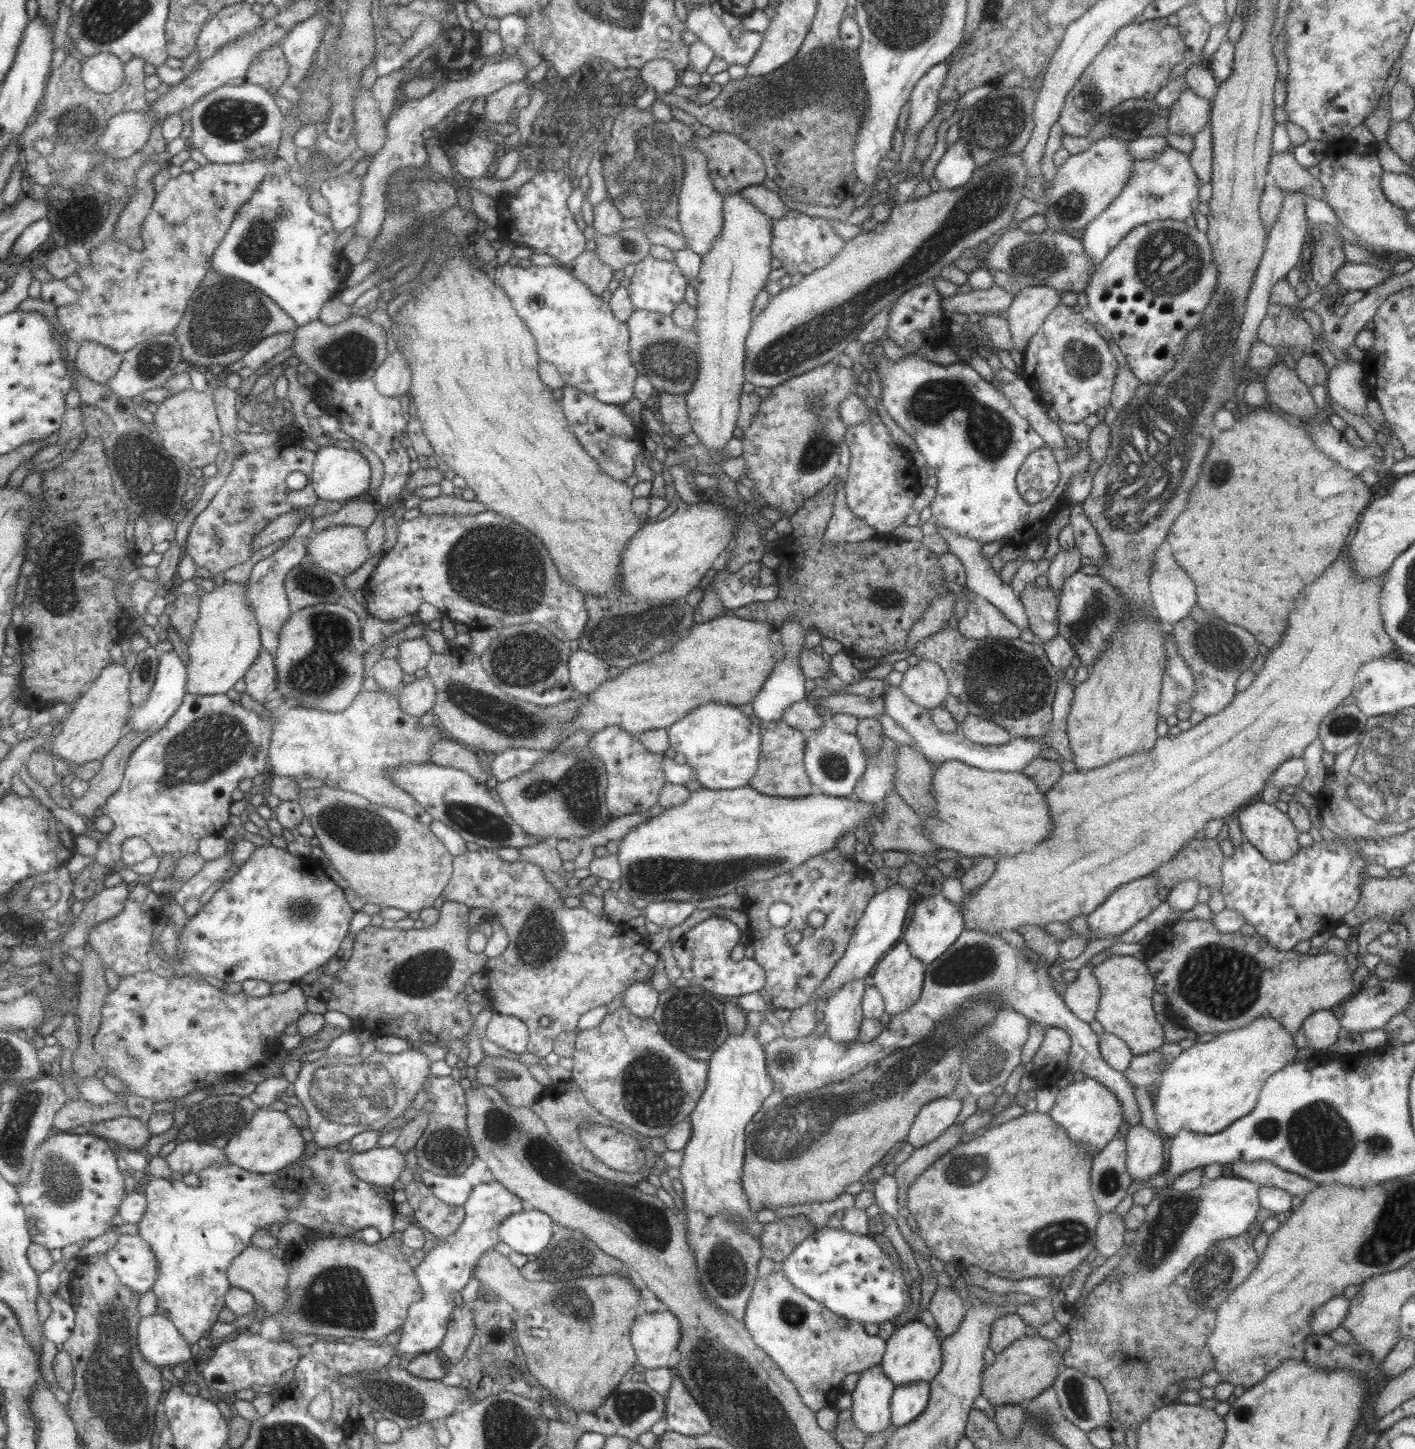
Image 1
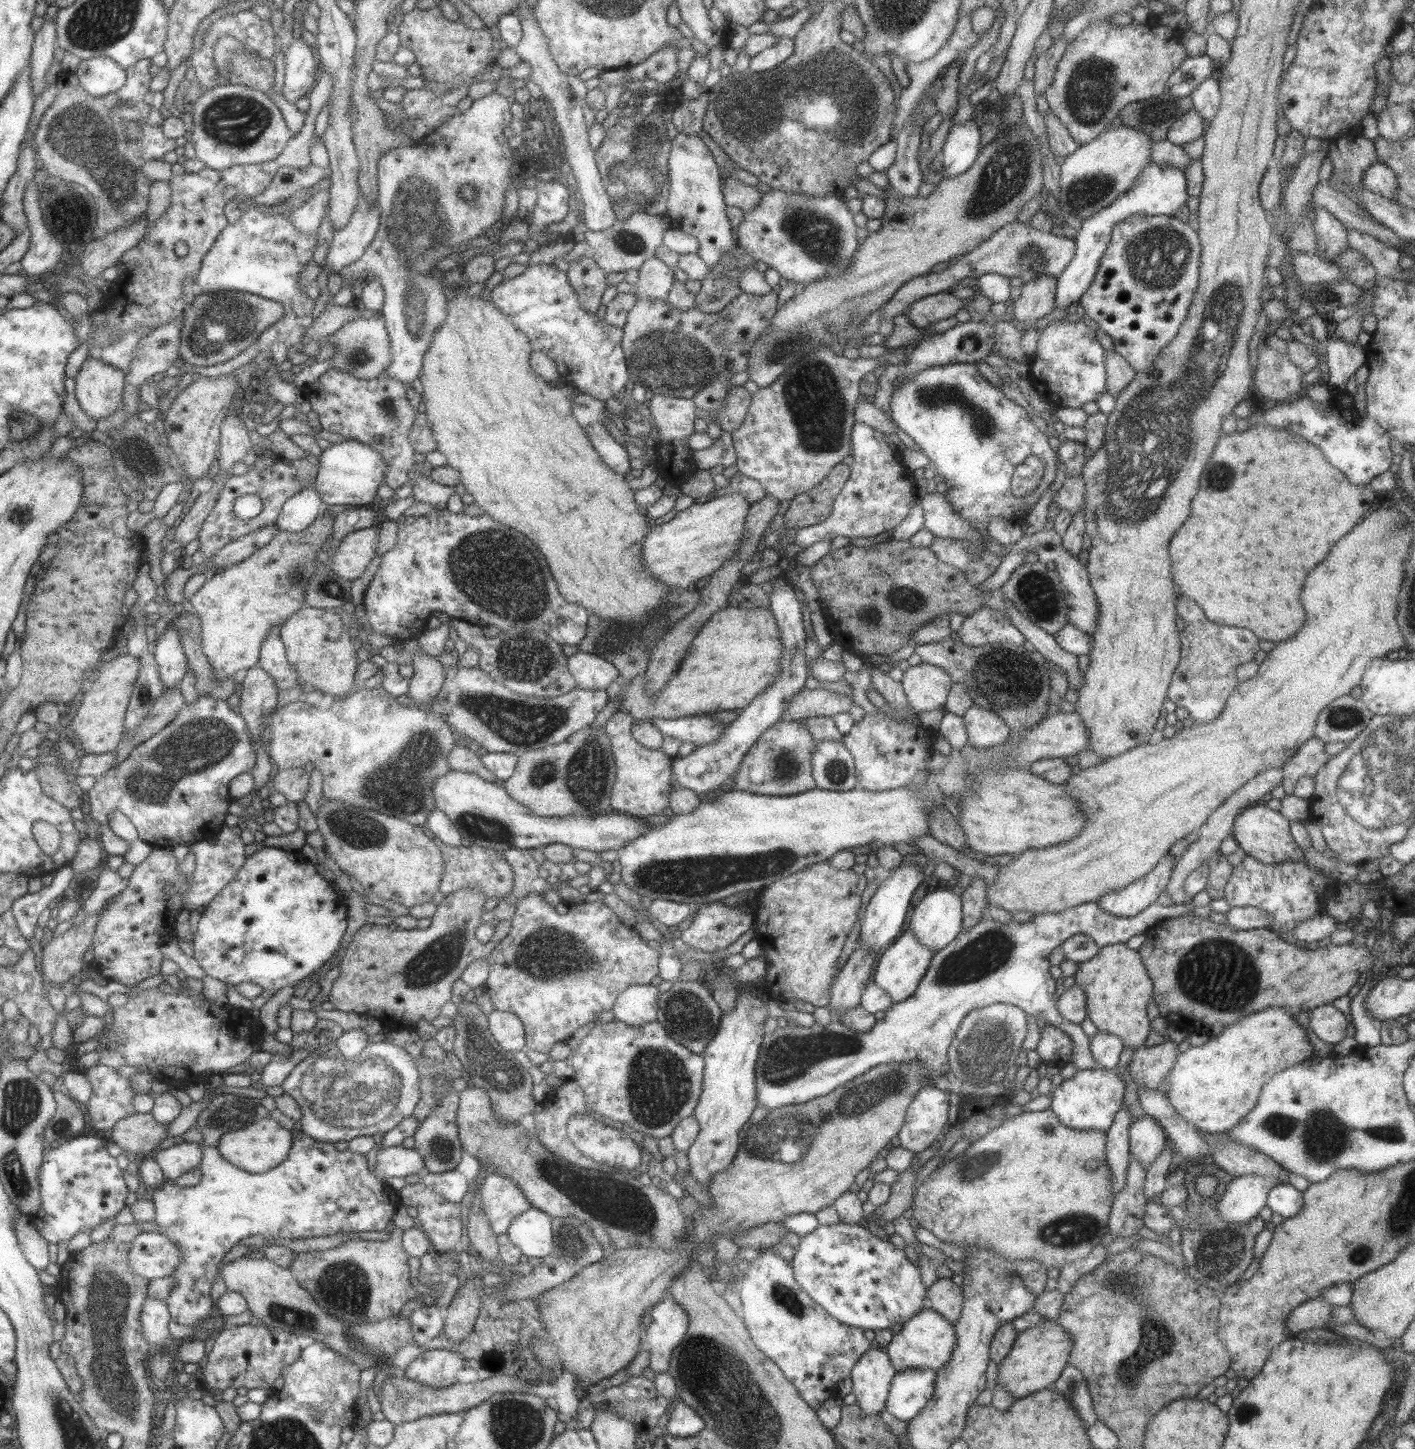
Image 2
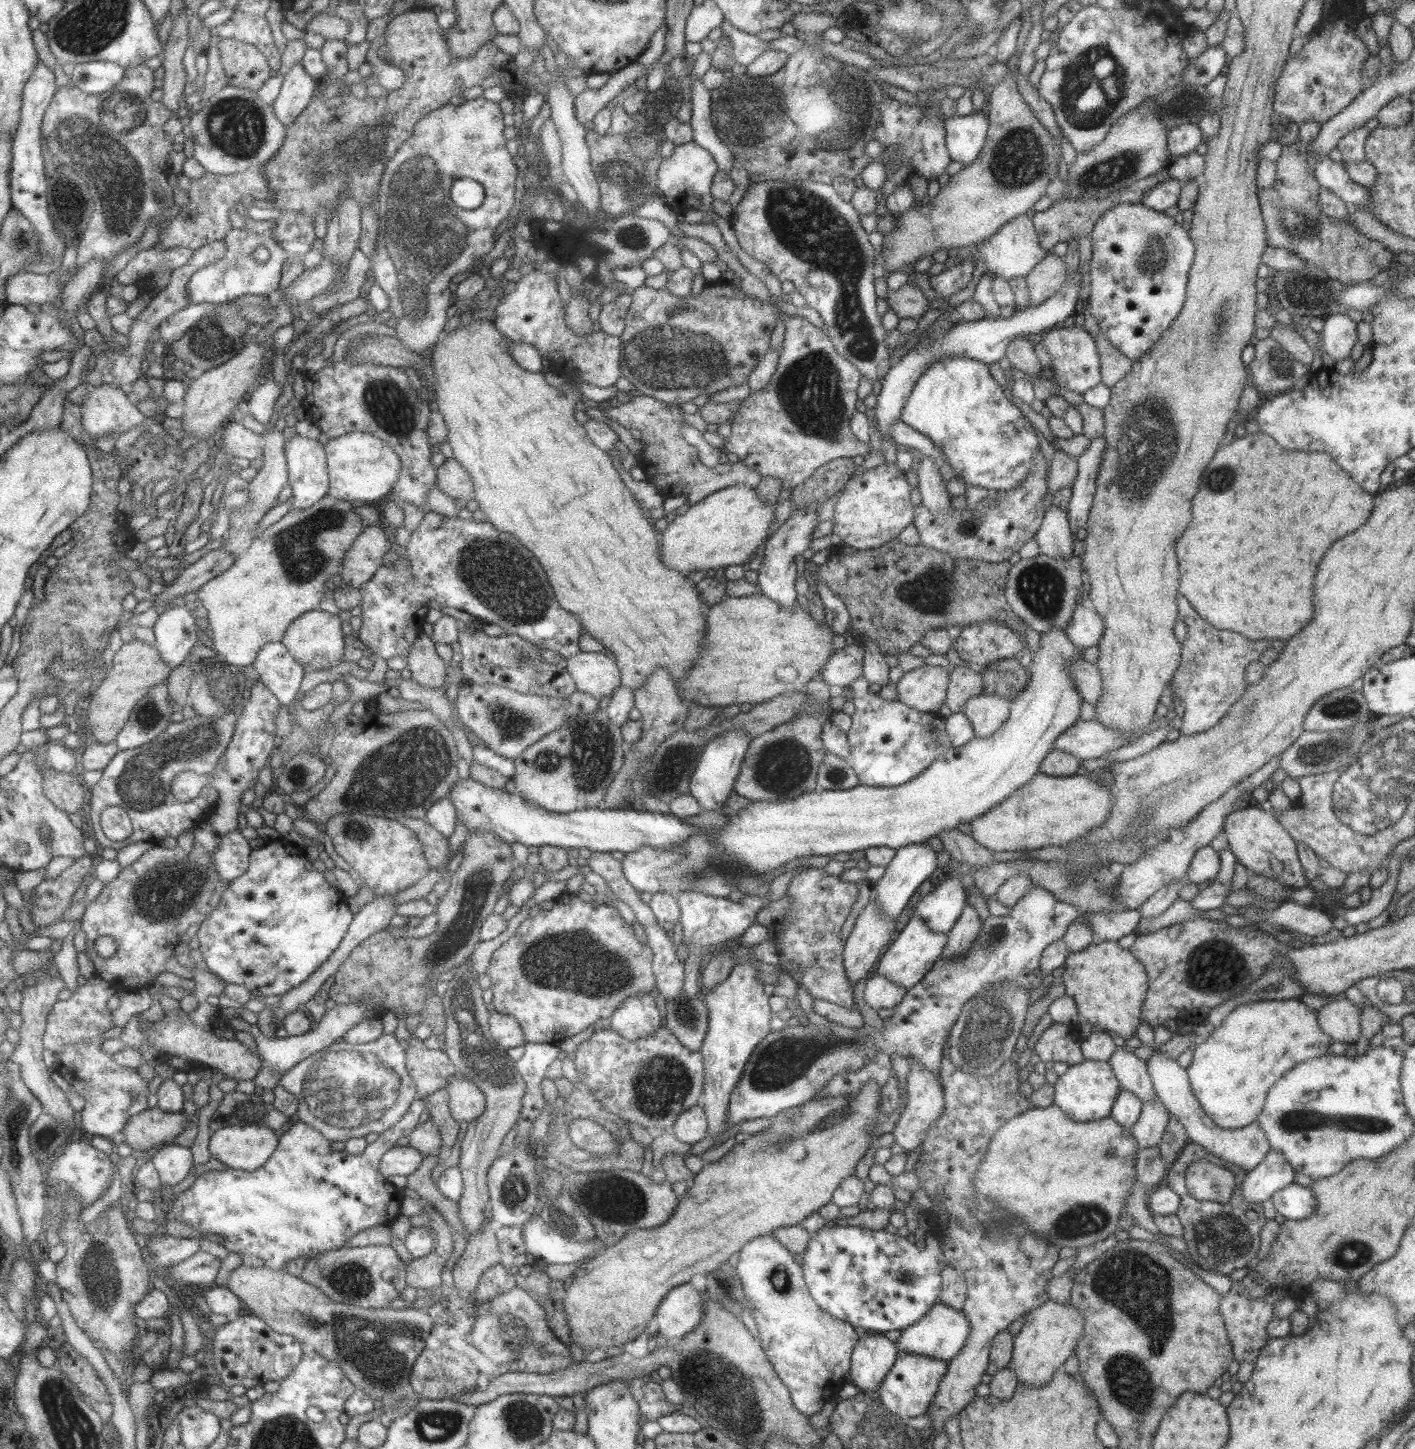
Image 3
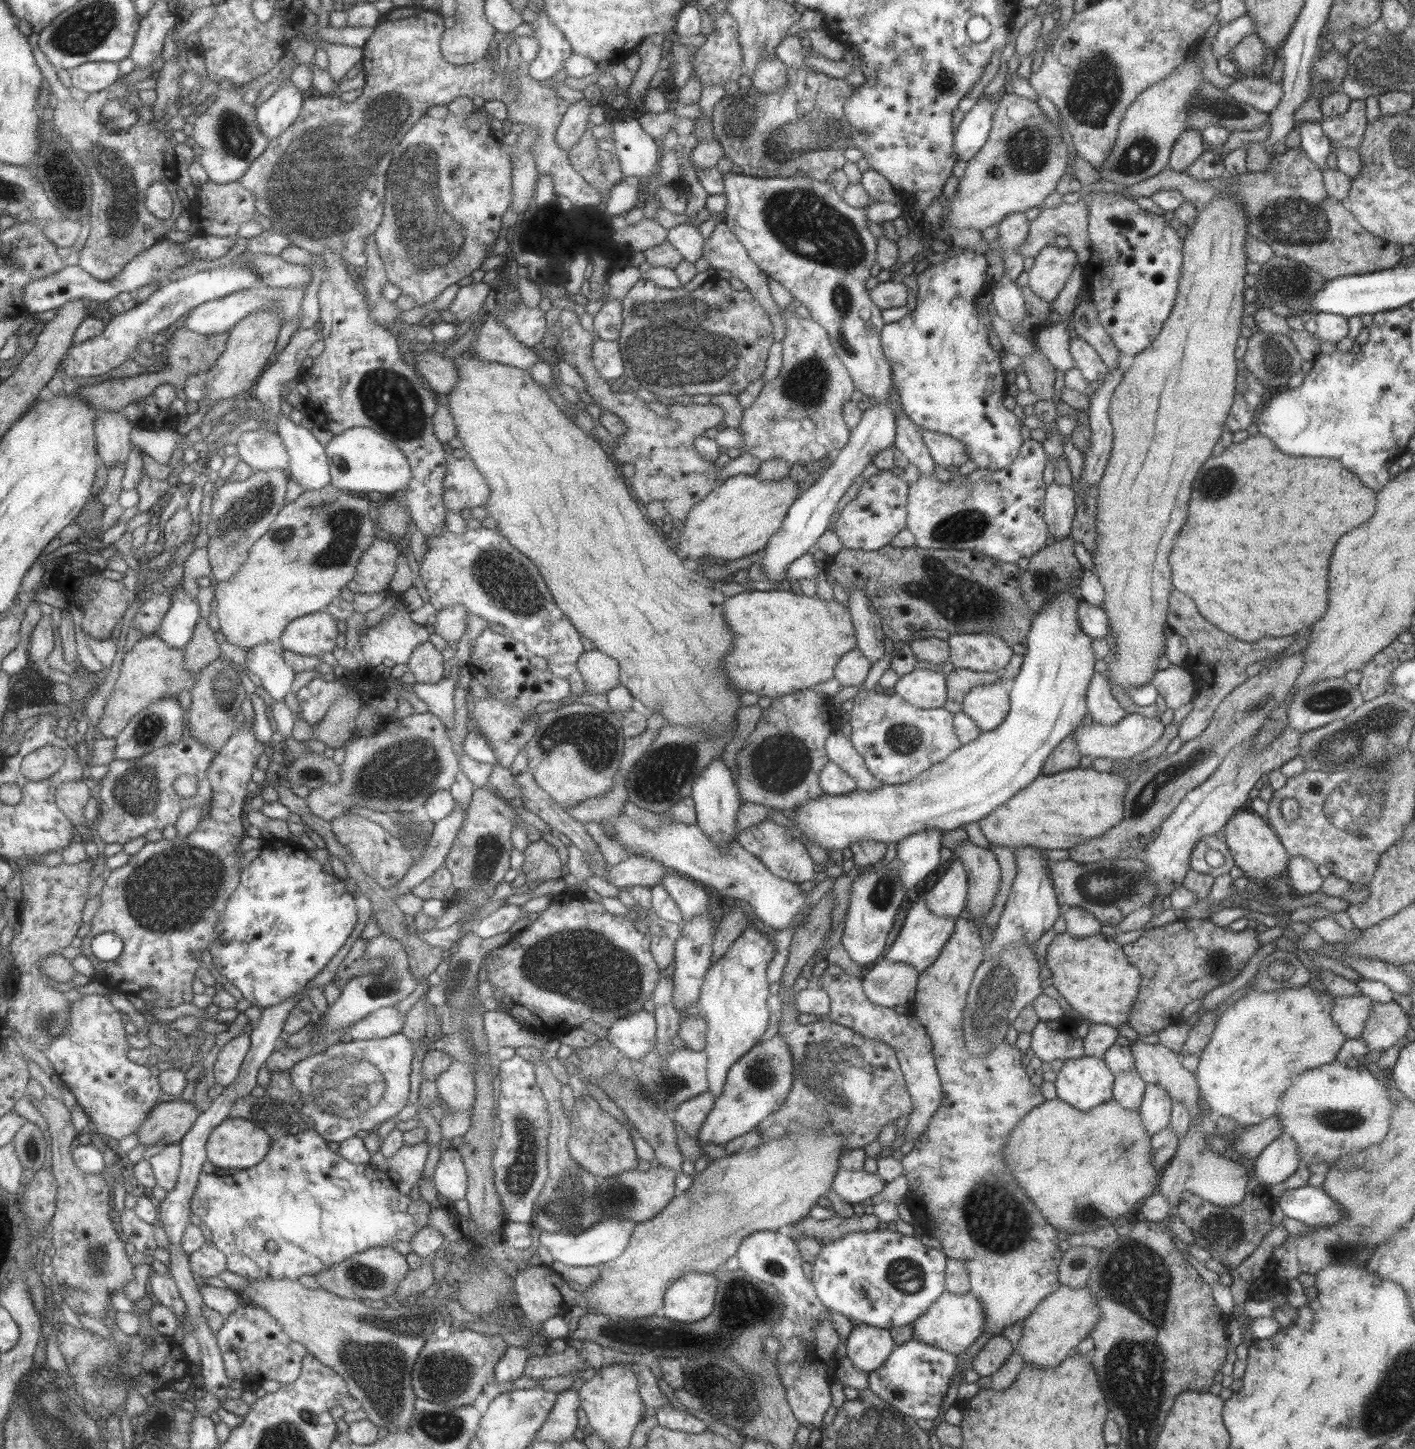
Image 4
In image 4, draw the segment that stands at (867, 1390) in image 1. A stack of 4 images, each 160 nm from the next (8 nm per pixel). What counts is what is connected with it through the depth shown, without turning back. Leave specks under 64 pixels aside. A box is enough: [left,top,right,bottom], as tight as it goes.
[844,1323,896,1374]

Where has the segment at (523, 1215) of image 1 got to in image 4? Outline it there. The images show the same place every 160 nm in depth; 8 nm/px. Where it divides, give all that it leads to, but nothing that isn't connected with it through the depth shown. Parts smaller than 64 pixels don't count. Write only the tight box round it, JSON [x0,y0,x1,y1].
[539,1217,637,1267]

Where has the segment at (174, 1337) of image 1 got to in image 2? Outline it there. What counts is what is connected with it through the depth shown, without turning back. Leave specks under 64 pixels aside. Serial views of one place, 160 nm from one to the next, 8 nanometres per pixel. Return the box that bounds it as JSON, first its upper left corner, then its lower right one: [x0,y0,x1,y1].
[140,1297,177,1354]

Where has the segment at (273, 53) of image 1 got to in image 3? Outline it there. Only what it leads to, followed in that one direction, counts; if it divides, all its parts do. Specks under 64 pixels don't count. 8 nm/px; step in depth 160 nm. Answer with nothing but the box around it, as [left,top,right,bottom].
[219,38,275,91]

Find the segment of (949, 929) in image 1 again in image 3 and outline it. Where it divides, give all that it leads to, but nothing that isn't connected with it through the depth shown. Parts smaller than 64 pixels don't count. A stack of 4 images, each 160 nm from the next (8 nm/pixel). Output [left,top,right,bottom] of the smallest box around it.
[915,871,968,935]

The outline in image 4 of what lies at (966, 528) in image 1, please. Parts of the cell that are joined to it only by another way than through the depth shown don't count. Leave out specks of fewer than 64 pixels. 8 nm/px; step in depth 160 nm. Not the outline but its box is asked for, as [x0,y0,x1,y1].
[880,250,1021,470]

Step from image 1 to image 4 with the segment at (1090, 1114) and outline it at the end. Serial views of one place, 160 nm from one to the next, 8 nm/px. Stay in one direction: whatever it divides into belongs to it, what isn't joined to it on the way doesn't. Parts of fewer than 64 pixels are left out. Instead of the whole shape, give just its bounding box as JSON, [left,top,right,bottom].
[1056,1055,1114,1111]

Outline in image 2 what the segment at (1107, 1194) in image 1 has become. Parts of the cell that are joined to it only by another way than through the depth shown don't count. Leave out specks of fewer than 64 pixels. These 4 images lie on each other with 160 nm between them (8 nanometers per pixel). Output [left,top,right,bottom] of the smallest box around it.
[1104,1108,1131,1195]

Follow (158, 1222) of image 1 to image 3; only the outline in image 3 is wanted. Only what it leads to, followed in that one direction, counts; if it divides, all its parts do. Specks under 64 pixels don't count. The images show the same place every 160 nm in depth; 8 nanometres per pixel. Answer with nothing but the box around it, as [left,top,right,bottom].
[167,1098,423,1271]

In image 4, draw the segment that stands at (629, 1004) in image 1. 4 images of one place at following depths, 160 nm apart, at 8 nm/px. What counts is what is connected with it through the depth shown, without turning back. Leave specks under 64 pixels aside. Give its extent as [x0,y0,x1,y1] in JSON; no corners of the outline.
[605,1009,654,1060]

